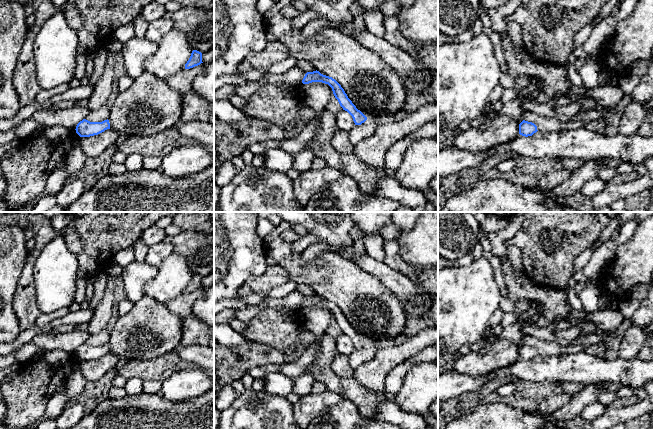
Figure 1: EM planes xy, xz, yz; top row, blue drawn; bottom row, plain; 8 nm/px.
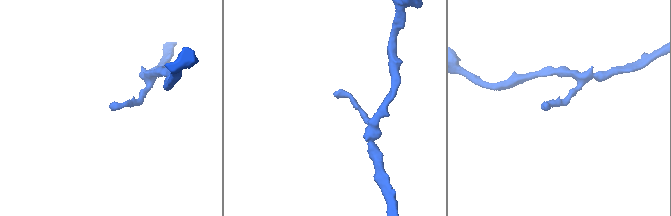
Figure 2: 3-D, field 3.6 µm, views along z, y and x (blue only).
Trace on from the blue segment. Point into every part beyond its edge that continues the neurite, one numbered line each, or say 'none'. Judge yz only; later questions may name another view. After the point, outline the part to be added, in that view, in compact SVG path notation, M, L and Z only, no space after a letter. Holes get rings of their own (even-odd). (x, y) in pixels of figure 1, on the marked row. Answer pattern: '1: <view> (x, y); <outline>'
none

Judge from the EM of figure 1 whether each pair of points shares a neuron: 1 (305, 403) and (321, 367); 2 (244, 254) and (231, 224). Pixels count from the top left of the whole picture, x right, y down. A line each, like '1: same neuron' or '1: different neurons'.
1: different neurons
2: same neuron

